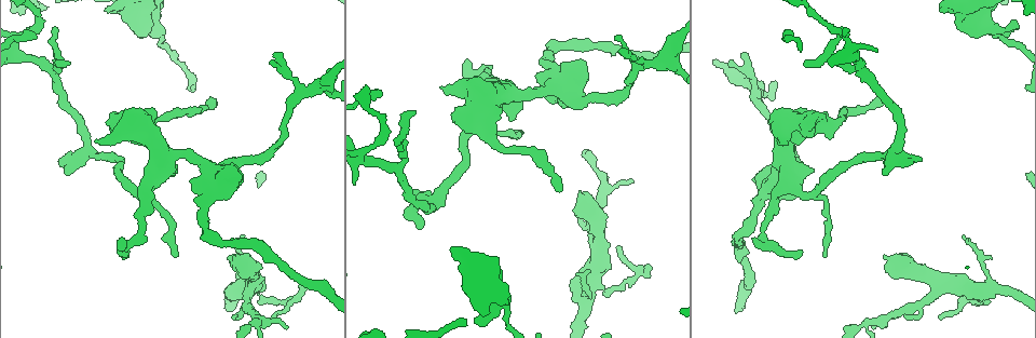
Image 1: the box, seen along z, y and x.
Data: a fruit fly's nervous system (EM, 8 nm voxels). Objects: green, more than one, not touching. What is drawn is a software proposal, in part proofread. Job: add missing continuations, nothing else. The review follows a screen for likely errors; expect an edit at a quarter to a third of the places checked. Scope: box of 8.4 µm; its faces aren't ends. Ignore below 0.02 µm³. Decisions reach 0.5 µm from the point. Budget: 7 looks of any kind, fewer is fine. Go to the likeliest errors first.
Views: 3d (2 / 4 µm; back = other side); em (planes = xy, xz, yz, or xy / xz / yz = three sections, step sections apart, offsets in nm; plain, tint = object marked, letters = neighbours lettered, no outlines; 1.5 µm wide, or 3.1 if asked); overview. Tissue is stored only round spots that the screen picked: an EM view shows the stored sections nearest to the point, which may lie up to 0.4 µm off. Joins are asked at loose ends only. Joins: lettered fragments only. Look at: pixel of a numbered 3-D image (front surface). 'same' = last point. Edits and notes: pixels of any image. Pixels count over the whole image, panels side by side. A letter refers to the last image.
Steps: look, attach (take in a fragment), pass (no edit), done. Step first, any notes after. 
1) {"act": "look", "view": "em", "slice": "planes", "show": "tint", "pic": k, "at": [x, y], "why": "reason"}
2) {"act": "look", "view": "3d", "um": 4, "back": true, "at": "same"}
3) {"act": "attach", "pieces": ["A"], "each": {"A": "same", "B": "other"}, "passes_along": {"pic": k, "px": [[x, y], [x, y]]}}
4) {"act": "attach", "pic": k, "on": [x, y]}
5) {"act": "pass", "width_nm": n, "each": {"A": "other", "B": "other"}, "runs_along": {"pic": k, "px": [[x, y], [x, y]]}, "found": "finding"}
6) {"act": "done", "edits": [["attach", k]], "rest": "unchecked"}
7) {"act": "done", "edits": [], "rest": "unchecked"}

{"act": "look", "view": "3d", "um": 2, "pic": 1, "at": [920, 160]}

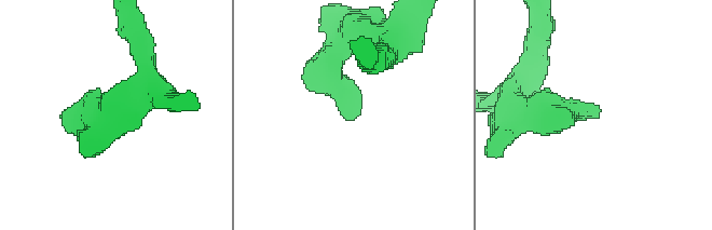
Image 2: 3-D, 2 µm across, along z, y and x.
{"act": "look", "view": "em", "slice": "planes", "show": "letters", "pic": 2, "at": [358, 115]}

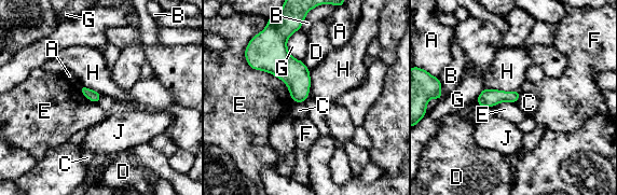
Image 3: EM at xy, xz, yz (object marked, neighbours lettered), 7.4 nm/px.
{"act": "pass", "each": {"A": "other", "B": "other", "C": "other", "D": "other", "E": "other", "F": "other", "G": "other", "H": "other", "J": "other"}, "border": {"pic": 3, "px": [[485, 87], [519, 92]]}, "found": "no lettered fragment goes on from it"}

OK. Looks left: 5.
{"act": "look", "view": "em", "slice": "yz", "step": 4, "show": "letters", "pic": 1, "at": [441, 86], "why": "an open end"}

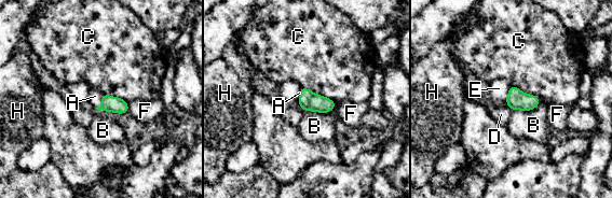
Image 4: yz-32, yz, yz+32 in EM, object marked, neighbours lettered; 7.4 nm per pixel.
{"act": "look", "view": "em", "slice": "planes", "show": "letters", "at": "same"}

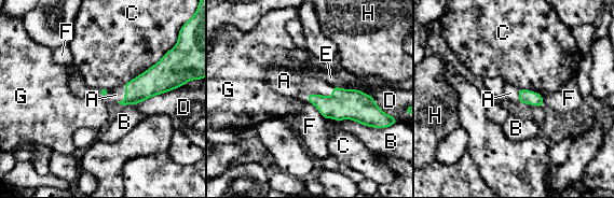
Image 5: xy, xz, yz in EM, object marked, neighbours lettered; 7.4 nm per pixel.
{"act": "attach", "pieces": ["A"], "each": {"A": "same", "B": "other", "C": "other", "D": "other", "E": "other", "F": "other", "G": "other", "H": "other"}, "passes_along": {"pic": 5, "px": [[353, 104], [324, 96], [294, 83]]}, "found": "it goes on there"}

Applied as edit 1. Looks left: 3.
{"act": "look", "view": "3d", "um": 2, "back": true, "pic": 1, "at": [174, 257], "why": "free end"}

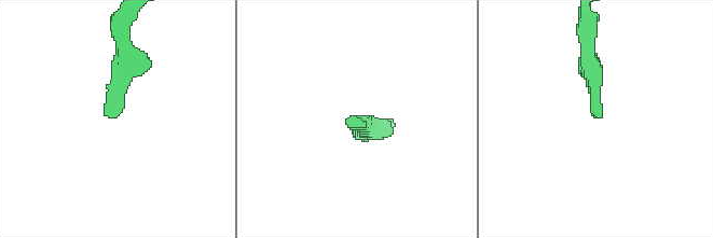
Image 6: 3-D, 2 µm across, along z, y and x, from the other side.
{"act": "look", "view": "em", "slice": "planes", "show": "letters", "pic": 6, "at": [598, 117]}

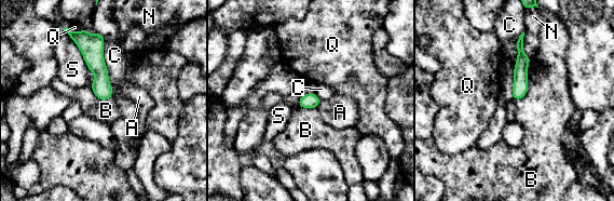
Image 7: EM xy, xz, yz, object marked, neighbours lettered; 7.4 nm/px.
{"act": "pass", "width_nm": 110, "each": {"A": "other", "B": "other", "C": "other", "N": "other", "Q": "other", "S": "other"}, "runs_along": {"pic": 7, "px": [[87, 36], [100, 70], [104, 96]]}, "found": "no lettered fragment goes on from it"}

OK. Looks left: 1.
{"act": "done", "edits": [["attach", 5]], "rest": "unchecked"}

